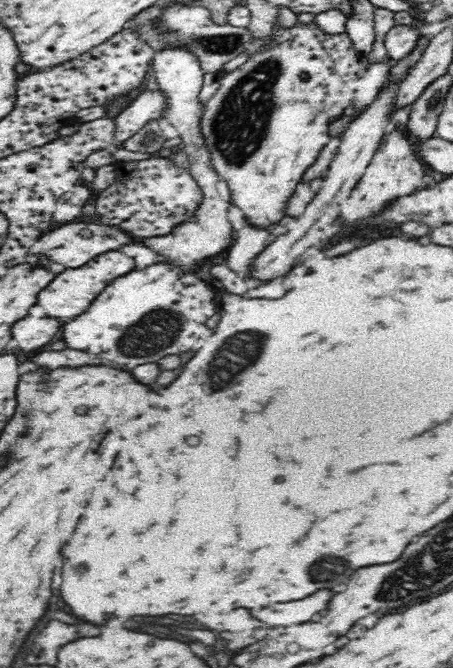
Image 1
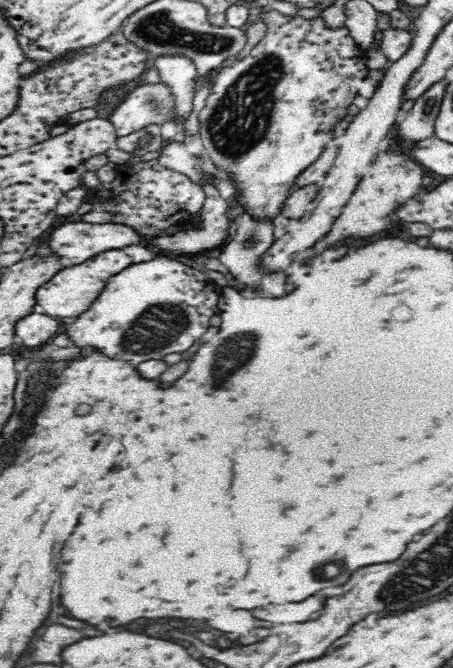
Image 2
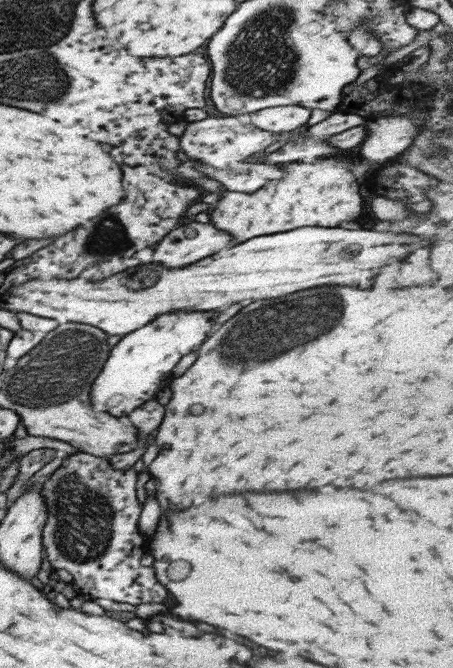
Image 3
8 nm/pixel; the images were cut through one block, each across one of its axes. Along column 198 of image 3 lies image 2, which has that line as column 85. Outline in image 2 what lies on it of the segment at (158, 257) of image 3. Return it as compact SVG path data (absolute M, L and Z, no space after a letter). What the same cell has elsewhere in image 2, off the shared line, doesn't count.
M73 221L64 223L58 228L52 228L49 232L49 253L56 253L62 260L69 258L71 264L80 264L86 259L92 258L105 250L123 249L125 246L140 245L143 243L144 236L134 231L128 225L118 223L92 224L85 221Z

